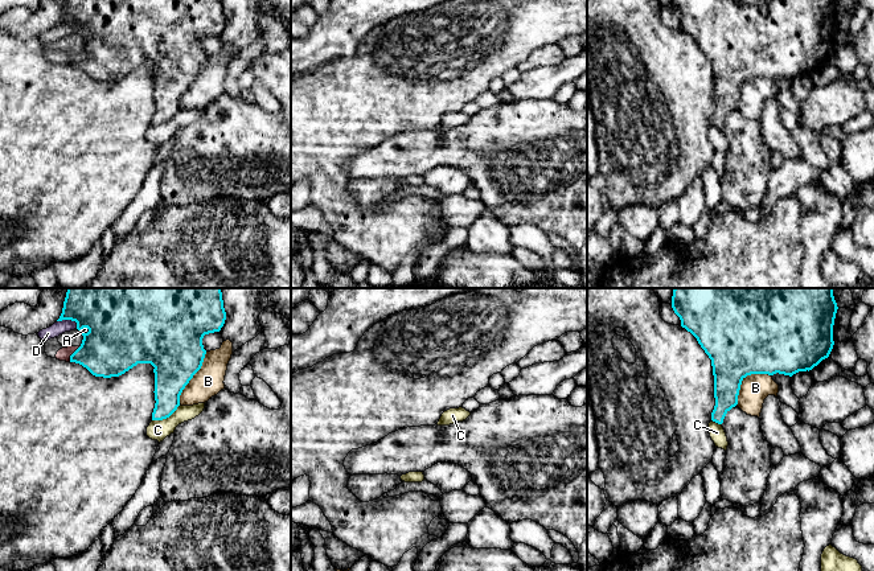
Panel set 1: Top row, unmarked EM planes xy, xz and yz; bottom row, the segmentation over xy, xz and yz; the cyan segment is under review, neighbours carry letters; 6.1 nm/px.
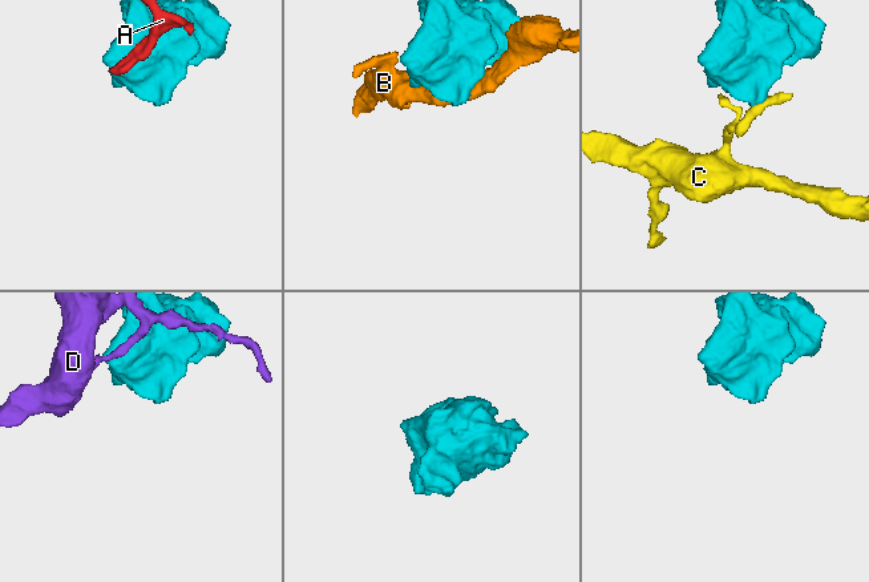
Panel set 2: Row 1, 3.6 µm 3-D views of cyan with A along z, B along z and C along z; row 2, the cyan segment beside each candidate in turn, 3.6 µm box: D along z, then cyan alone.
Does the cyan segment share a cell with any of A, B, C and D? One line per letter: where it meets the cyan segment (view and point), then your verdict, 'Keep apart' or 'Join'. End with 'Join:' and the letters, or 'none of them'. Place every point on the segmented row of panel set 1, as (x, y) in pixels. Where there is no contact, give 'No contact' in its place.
A: Touches cyan at xy (73, 353). Keep apart
B: Touches cyan at yz (742, 380). Keep apart
C: Touches cyan at xy (165, 418). Keep apart
D: Touches cyan at xy (69, 319). Keep apart
Join: none of them

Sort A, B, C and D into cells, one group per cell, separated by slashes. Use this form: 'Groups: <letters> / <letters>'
Groups: A / B / C / D

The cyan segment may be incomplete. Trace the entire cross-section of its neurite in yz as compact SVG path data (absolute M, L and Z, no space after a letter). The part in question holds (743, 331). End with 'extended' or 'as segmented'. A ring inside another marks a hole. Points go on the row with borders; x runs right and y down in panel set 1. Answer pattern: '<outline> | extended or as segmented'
M674 288L672 308L681 326L690 332L711 360L715 406L711 420L722 424L726 414L738 404L742 381L751 374L789 375L809 371L828 358L834 341L837 313L834 288Z | as segmented

